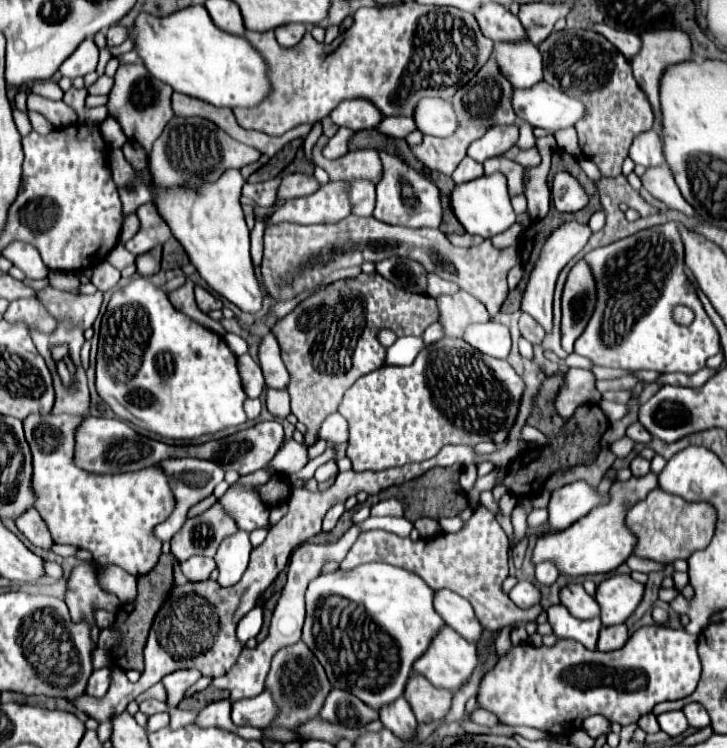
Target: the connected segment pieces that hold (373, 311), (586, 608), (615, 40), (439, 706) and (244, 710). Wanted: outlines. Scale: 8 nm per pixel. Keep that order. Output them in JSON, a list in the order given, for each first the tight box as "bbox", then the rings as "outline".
[{"bbox":[272,273,438,447],"outline":[[[360,273],[350,279],[344,289],[336,289],[336,283],[322,291],[318,289],[286,317],[278,319],[272,333],[278,337],[280,355],[292,381],[288,383],[292,413],[306,425],[304,443],[310,447],[318,441],[322,421],[338,411],[346,389],[350,389],[358,377],[384,365],[386,349],[376,339],[380,329],[388,327],[398,337],[422,335],[434,321],[438,321],[436,299],[402,291],[380,273]]]},{"bbox":[560,583,600,619],"outline":[[[572,583],[560,589],[560,603],[578,619],[594,619],[600,615],[600,607],[580,583]]]},{"bbox":[592,25,640,59],"outline":[[[592,25],[592,31],[604,35],[608,41],[612,41],[612,45],[616,45],[616,49],[620,49],[620,53],[626,59],[632,59],[638,49],[640,49],[640,39],[636,37],[636,33],[628,33],[628,31],[620,31],[620,29],[612,29],[608,25]]]},{"bbox":[404,673,452,723],"outline":[[[412,673],[412,677],[408,679],[404,697],[410,703],[418,723],[442,719],[452,701],[452,693],[448,693],[446,689],[436,689],[426,677],[420,677],[416,673]]]},{"bbox":[232,691,278,729],"outline":[[[268,691],[252,697],[240,699],[232,703],[232,723],[234,725],[252,725],[258,729],[266,729],[272,725],[278,709]]]}]

